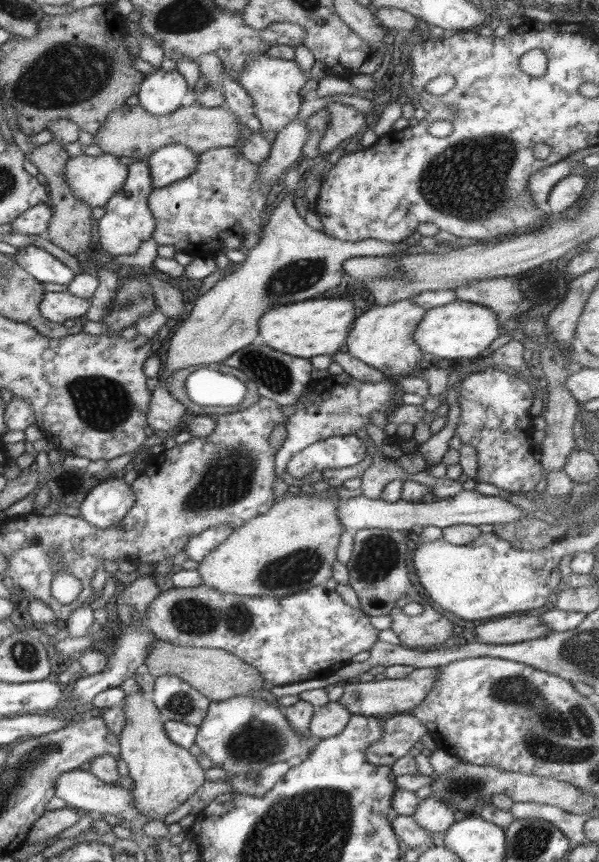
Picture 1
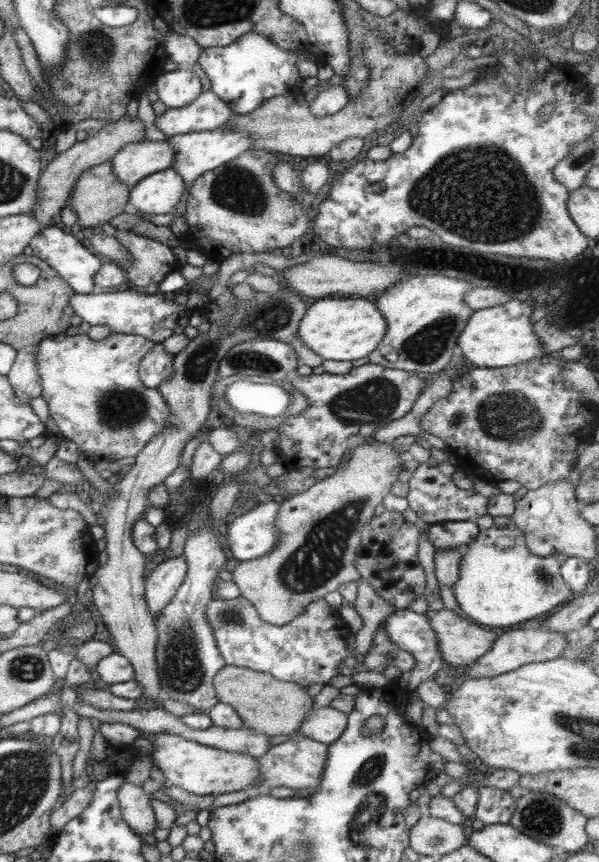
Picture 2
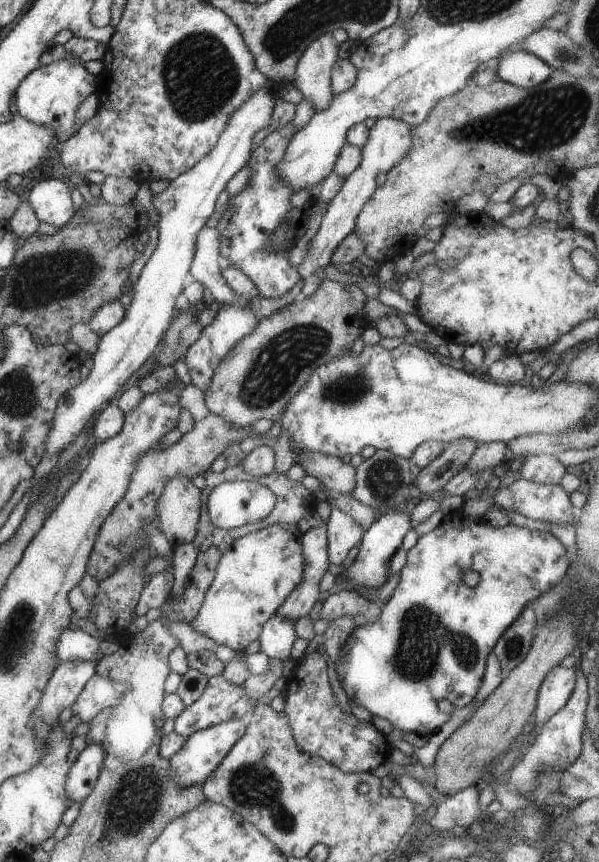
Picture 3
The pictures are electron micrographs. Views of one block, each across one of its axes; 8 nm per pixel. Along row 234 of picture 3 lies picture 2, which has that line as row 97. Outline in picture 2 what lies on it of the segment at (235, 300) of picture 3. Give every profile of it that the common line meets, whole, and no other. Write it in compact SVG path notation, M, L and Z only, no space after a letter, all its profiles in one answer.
M202 92L190 106L167 109L155 120L166 137L190 132L216 130L224 127L238 113L234 113L214 92Z

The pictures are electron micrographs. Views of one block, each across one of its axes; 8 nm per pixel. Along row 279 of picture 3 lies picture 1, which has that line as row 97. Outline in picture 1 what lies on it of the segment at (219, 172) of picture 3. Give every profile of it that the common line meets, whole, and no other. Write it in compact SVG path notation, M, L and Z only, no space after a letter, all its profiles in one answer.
M158 69L144 78L136 94L142 106L150 114L165 116L183 107L188 82L178 71L165 72Z

